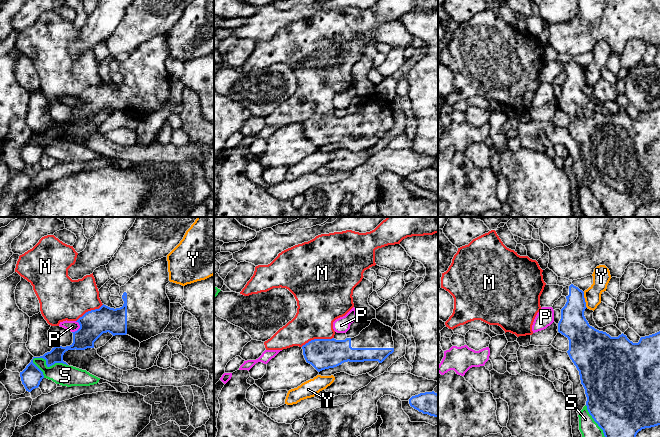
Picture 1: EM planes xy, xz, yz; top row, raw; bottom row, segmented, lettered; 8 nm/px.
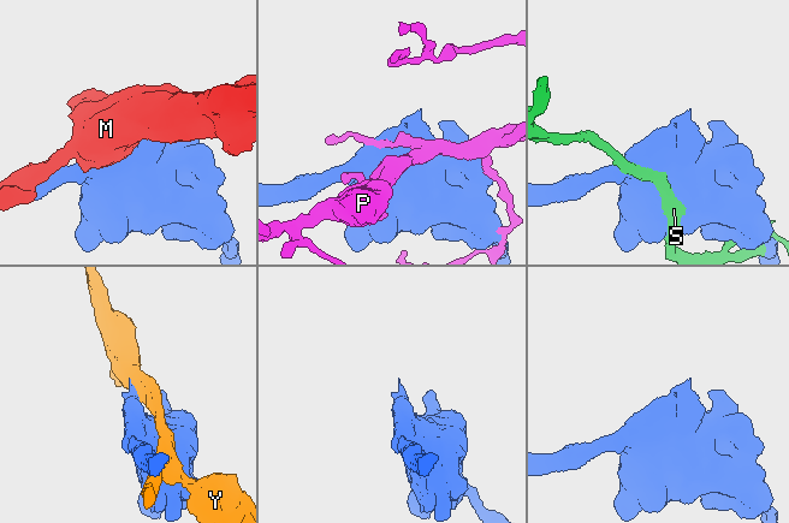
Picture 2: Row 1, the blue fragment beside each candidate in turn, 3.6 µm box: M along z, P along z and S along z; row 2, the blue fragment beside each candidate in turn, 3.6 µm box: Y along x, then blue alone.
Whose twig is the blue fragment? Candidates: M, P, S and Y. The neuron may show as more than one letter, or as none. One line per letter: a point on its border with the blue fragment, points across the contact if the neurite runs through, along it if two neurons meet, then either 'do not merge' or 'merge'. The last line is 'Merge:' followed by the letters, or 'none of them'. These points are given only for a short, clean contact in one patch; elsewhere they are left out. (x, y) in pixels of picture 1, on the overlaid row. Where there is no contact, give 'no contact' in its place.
M: contact xz (317, 339); border xz (333, 337), (314, 338), (301, 346); do not merge
P: contact xy (79, 328); do not merge
S: contact xy (48, 366); do not merge
Y: contact yz (584, 300); border yz (583, 292), (587, 307); do not merge
Merge: none of them

